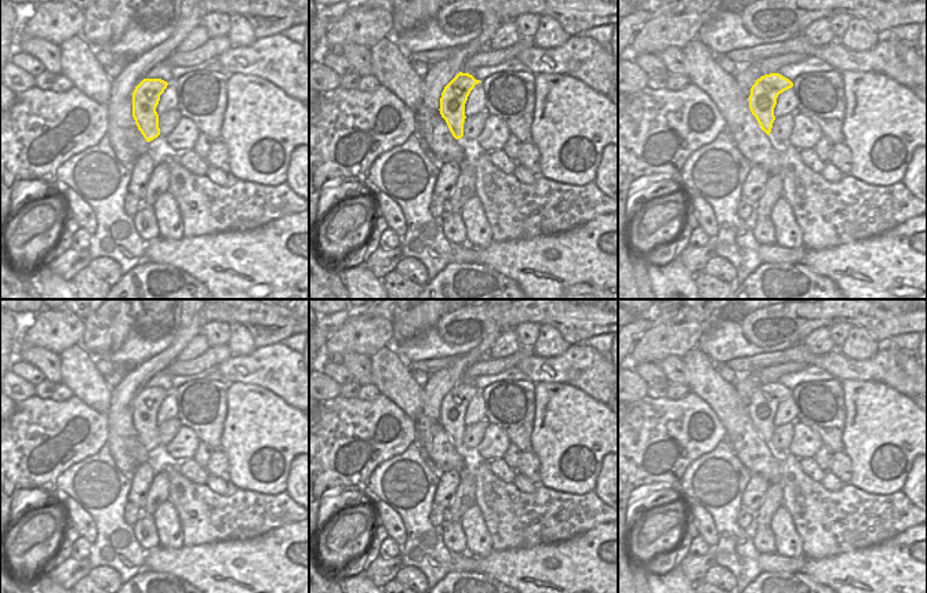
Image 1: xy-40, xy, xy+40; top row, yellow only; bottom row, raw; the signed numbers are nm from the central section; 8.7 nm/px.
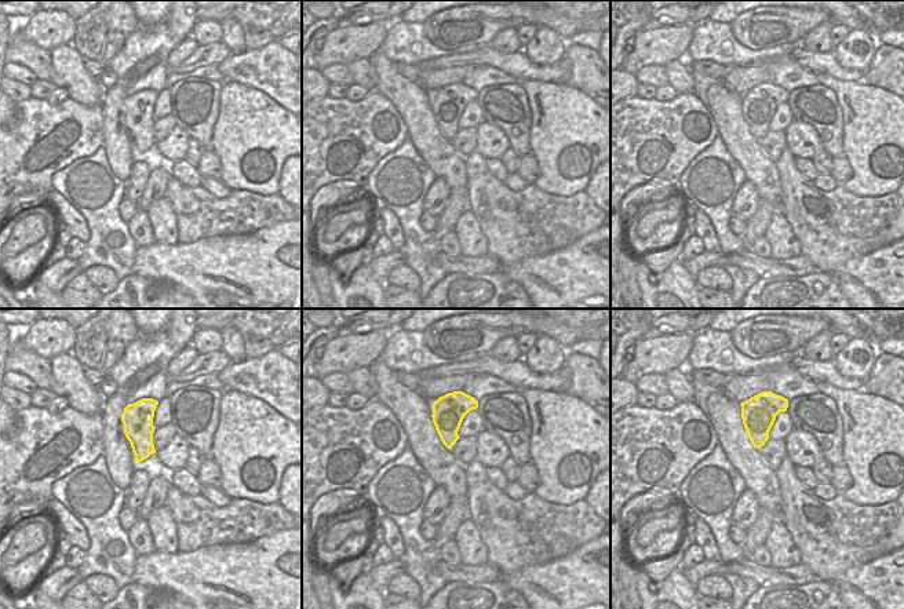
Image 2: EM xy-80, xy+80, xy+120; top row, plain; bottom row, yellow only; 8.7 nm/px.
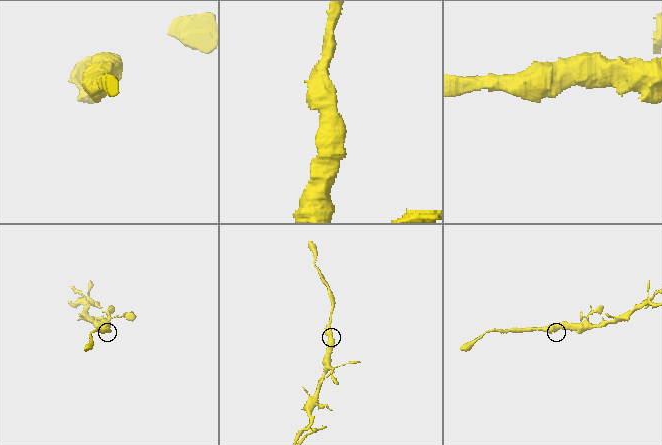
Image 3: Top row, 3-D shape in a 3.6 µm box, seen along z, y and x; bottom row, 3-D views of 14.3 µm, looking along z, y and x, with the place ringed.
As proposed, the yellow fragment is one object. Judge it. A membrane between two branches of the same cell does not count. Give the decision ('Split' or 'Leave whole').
Leave whole.

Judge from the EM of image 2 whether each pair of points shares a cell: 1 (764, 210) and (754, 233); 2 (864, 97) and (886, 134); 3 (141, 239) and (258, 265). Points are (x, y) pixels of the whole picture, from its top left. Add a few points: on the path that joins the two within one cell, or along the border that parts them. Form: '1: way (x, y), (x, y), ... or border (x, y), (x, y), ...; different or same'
1: way (762, 215), (755, 228); same
2: way (864, 106), (878, 124); same
3: border (153, 241), (138, 248); different

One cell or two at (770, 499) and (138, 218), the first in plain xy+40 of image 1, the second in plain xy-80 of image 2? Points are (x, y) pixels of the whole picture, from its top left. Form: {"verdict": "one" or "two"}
{"verdict": "two"}

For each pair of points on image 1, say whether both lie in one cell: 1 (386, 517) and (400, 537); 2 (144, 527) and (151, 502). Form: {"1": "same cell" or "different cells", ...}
{"1": "same cell", "2": "different cells"}

